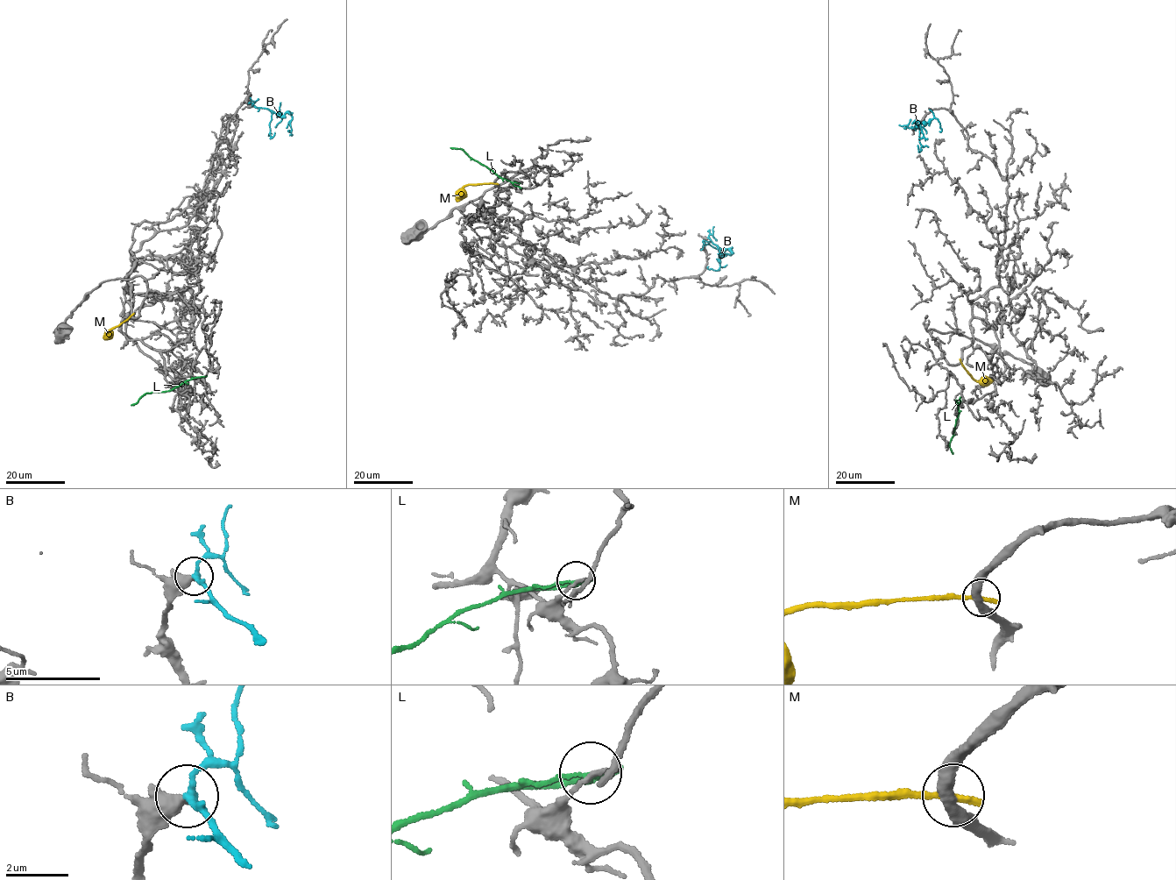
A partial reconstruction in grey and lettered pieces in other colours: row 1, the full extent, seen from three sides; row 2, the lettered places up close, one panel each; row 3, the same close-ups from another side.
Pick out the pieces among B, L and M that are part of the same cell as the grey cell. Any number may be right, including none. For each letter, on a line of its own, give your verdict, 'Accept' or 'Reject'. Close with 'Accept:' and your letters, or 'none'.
B: Reject
L: Reject
M: Reject
Accept: none

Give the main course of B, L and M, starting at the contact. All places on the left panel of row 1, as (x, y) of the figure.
B: (251, 105), (267, 109), (280, 116), (291, 114), (291, 131), (288, 130)
L: (203, 376), (194, 378), (168, 391), (147, 393), (131, 405)
M: (131, 315), (107, 330), (107, 337)

